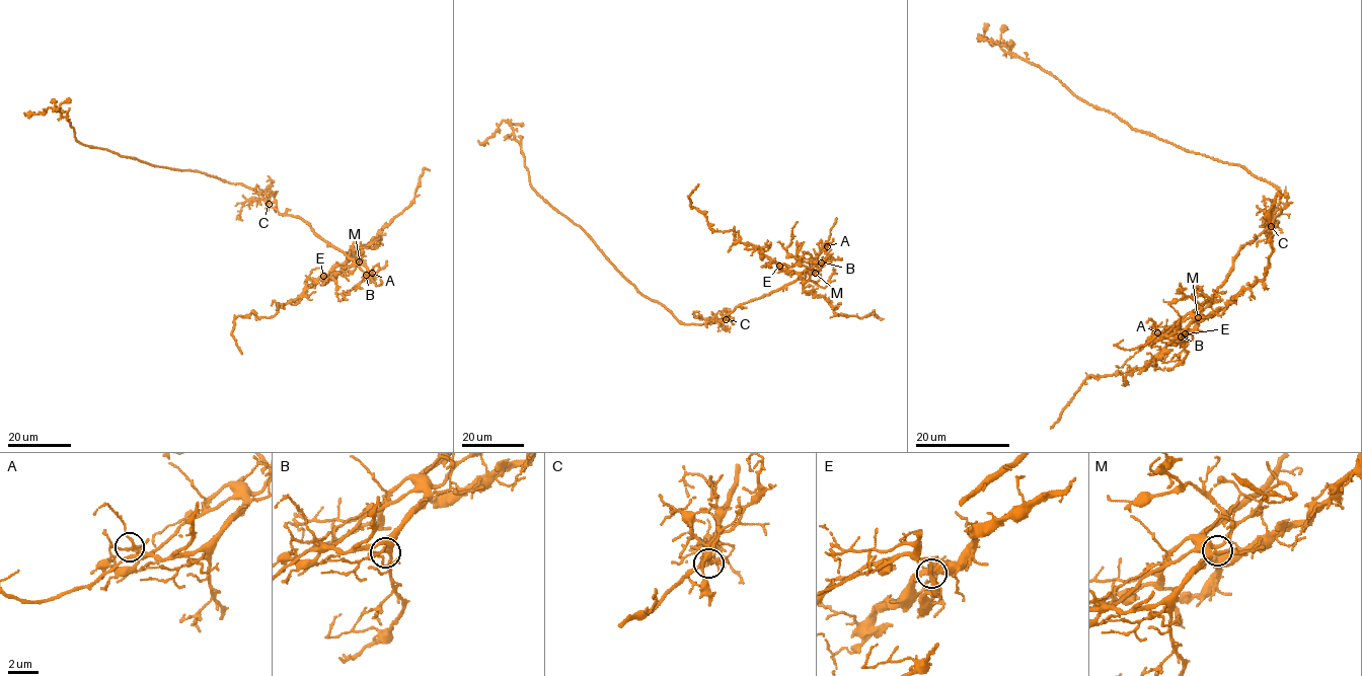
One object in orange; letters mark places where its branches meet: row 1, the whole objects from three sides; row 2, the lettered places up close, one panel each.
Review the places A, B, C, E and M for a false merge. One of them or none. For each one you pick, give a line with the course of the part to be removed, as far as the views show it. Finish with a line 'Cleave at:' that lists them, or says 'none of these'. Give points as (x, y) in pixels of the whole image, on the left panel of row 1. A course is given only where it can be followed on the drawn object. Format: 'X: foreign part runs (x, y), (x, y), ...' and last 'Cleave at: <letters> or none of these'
E: foreign part runs (322, 276), (365, 246), (401, 213), (414, 197), (423, 170), (430, 170)
Cleave at: E

